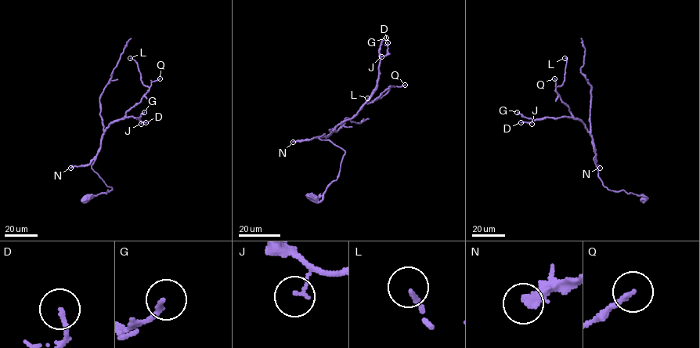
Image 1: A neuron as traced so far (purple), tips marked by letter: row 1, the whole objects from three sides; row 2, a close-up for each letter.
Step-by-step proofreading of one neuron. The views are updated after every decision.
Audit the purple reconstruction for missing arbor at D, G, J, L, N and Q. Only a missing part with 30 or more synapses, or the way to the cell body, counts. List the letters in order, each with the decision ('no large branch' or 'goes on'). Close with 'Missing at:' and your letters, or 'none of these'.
D: no large branch
G: no large branch
J: no large branch
L: no large branch
N: goes on
Q: no large branch
Missing at: N

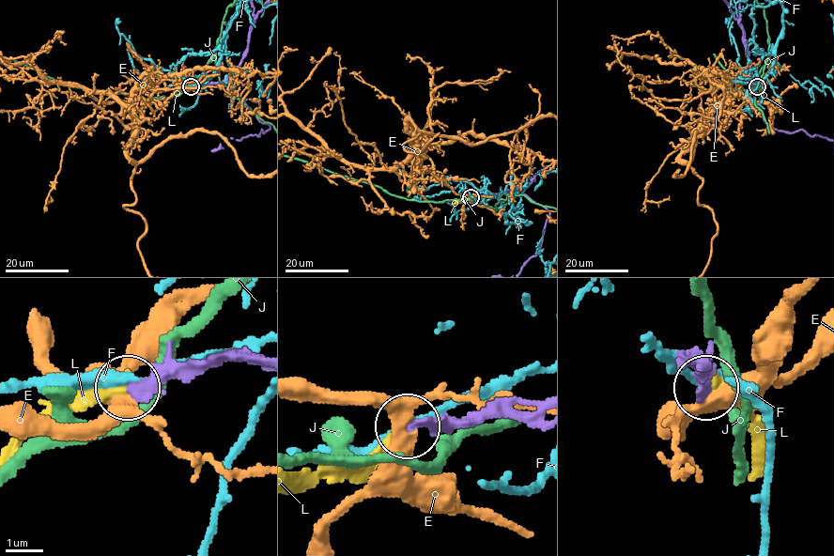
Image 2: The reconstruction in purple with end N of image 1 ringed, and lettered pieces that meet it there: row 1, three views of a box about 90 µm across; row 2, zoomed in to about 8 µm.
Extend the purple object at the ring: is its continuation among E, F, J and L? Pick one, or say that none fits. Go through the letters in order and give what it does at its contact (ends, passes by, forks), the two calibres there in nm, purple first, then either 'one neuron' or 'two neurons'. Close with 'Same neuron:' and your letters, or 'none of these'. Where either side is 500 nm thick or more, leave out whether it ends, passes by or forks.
E: it forks; calibres 320 and 360 nm; two neurons
F: it passes by; calibres 380 and 240 nm; two neurons
J: it passes by; calibres 380 and 320 nm; two neurons
L: it ends; calibres 320 and 320 nm; one neuron
Same neuron: L

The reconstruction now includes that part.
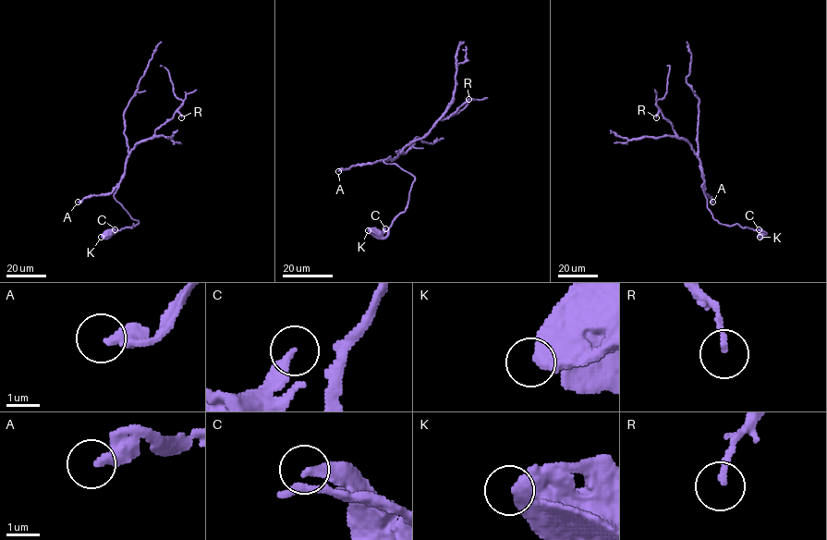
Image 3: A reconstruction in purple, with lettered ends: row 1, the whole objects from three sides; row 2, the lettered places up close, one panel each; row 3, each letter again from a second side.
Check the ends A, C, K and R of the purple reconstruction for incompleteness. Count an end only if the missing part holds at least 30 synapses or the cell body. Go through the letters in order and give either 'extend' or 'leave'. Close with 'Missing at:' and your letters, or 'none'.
A: extend
C: leave
K: leave
R: leave
Missing at: A

